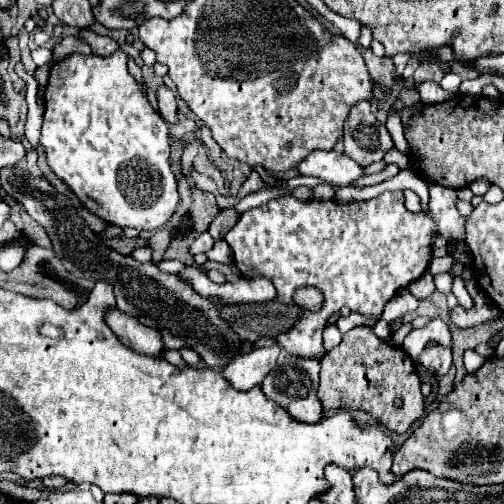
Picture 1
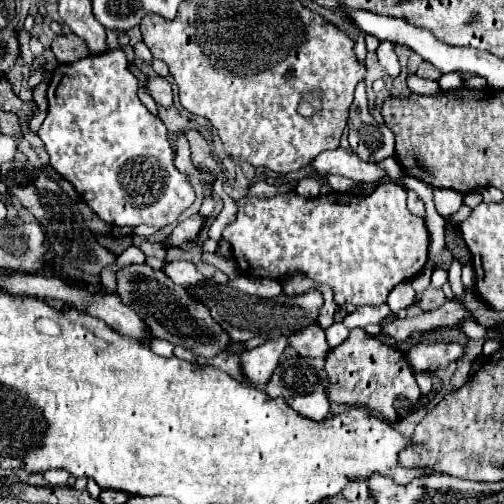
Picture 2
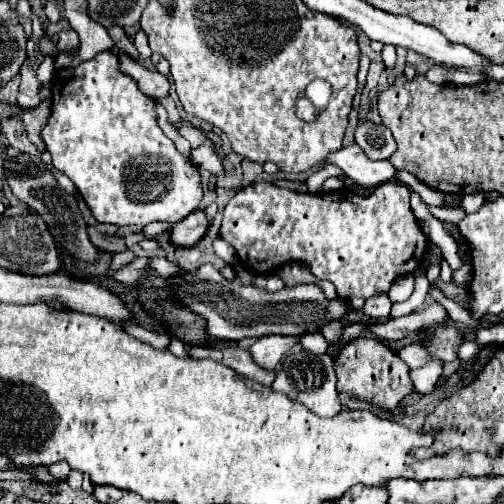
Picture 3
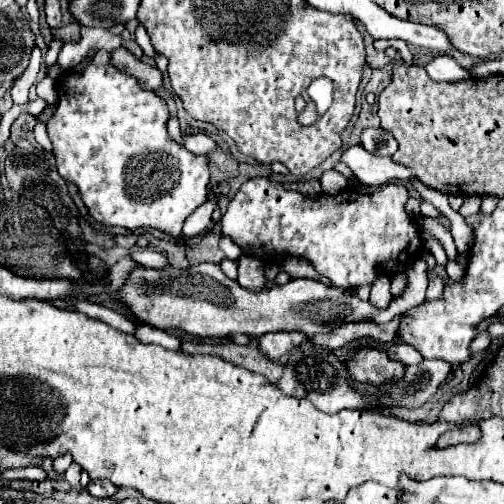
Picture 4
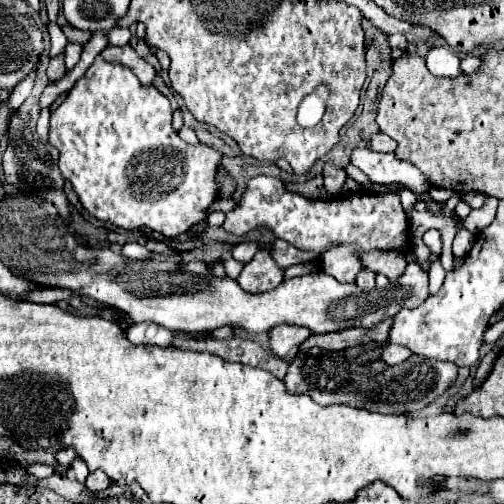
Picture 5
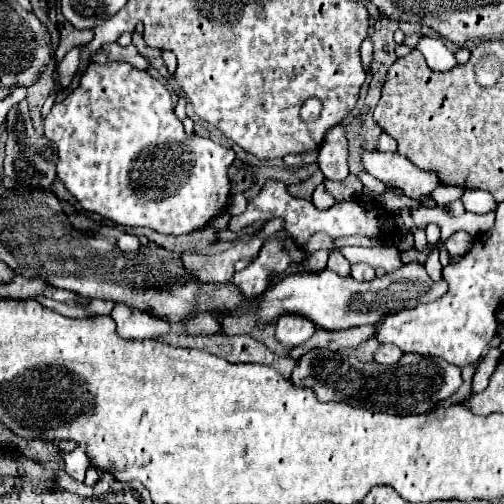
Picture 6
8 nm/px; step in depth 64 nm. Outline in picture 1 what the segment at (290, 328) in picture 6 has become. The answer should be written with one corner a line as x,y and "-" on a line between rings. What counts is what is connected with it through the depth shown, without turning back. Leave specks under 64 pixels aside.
274,344
270,348
256,348
250,354
238,356
228,368
222,372
224,378
238,390
250,390
260,386
268,372
276,366
276,358
280,354
280,346

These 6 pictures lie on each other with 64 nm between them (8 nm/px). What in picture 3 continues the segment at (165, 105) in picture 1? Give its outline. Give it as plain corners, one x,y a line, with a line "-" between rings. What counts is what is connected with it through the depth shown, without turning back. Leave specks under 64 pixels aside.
118,54
120,60
120,70
126,72
128,76
132,76
138,82
138,88
146,94
150,94
152,98
164,98
168,96
168,78
162,76
160,72
152,72
146,66
138,64
136,60
132,60
128,54

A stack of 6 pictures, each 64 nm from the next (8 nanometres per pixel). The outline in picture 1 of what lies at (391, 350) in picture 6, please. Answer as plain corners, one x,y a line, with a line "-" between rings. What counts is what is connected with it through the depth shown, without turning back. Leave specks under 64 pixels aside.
440,344
436,346
426,346
422,354
416,358
416,364
420,368
426,368
432,374
446,374
448,368
452,366
452,348
444,348

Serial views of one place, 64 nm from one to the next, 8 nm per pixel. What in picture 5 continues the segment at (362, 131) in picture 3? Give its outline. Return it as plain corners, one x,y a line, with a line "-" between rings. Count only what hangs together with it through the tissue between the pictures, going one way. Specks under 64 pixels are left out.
378,132
378,134
372,136
370,148
376,150
376,152
394,152
396,150
396,142
390,136
386,136
384,132

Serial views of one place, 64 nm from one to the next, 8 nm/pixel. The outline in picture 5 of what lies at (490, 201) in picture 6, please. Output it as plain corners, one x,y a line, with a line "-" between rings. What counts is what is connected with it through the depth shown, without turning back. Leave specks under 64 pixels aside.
468,192
468,194
462,196
462,200
464,200
472,210
476,210
476,208
482,208
482,206
484,206
486,194
480,194
480,192

